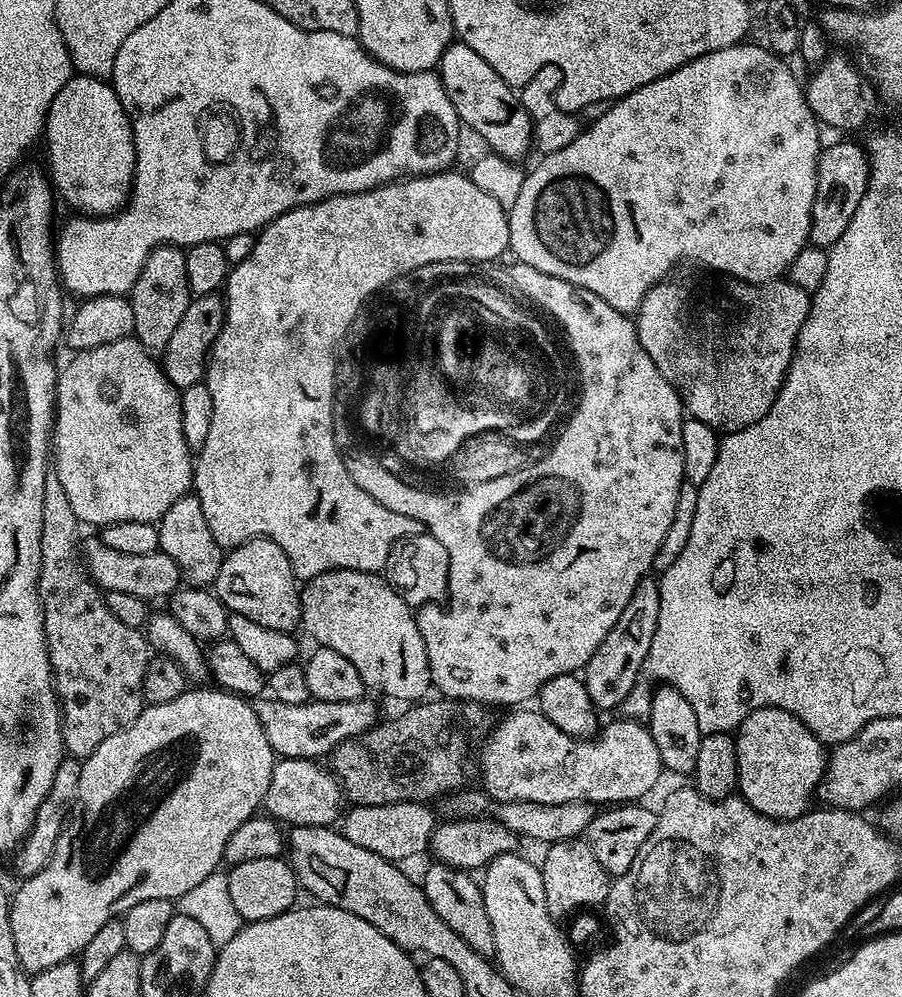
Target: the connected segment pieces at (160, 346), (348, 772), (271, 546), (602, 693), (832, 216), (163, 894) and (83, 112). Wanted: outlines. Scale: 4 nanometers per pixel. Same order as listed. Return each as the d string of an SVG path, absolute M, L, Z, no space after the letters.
M163 244L154 249L138 274L138 282L134 282L132 287L130 299L136 327L134 336L147 352L163 353L166 342L170 342L170 334L174 334L174 326L178 326L178 322L182 322L182 314L186 314L190 293L184 253L183 247L174 244Z
M433 698L425 699L423 702L417 703L415 706L408 706L404 713L401 714L397 720L388 720L385 722L377 723L375 728L371 728L369 732L364 733L363 736L355 740L347 740L342 742L338 747L333 749L330 755L327 757L326 764L330 769L333 776L335 776L337 782L340 783L340 789L343 790L345 797L353 805L361 804L362 806L386 806L387 804L401 804L407 800L413 802L432 802L432 799L443 798L448 795L449 792L455 792L463 789L464 784L464 767L468 764L468 751L472 748L472 739L483 737L485 734L492 731L494 727L494 719L487 707L482 704L475 704L473 700L450 700L447 698Z
M256 536L247 540L225 555L218 570L214 591L217 598L228 607L229 613L242 614L250 618L250 622L258 622L258 626L291 633L292 627L301 623L301 589L290 566L290 558L286 558L278 542L268 539L267 536Z
M645 578L634 586L626 610L622 610L618 622L602 638L602 646L594 650L590 662L582 669L582 679L590 702L598 710L616 708L636 686L636 679L644 672L644 663L650 654L650 642L654 642L654 630L658 630L658 610L660 609L660 585L655 579Z
M852 138L840 139L844 140L825 143L821 147L816 167L816 193L808 238L815 247L825 250L842 238L842 230L846 230L850 218L854 218L854 210L858 210L858 202L862 202L862 194L866 194L868 189L869 167L865 145L855 144Z
M204 686L189 687L182 694L178 694L174 702L148 704L129 728L123 728L118 734L106 738L106 742L98 745L89 756L83 757L78 778L78 794L72 801L70 815L65 819L64 829L61 830L58 842L50 854L50 862L46 862L46 866L38 870L38 874L21 879L20 889L13 891L10 896L10 907L6 915L10 918L14 950L18 950L20 966L25 972L35 974L50 970L50 966L58 966L58 962L79 957L86 942L90 942L90 938L98 934L101 926L123 917L124 913L130 910L130 906L138 906L138 902L150 902L150 898L179 901L180 896L221 867L230 834L234 834L234 830L238 830L242 822L261 811L264 795L270 786L270 774L278 757L272 751L270 742L266 742L266 730L262 730L262 722L258 722L256 709L245 697L226 692L219 686L200 687Z
M73 74L50 102L43 135L48 136L48 164L52 167L50 180L55 191L77 213L105 217L120 211L132 195L132 180L136 177L136 139L132 123L107 79L98 76Z

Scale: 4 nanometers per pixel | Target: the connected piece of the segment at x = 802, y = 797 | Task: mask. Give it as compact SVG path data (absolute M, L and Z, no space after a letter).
M781 708L754 710L740 723L740 727L735 729L734 739L738 758L738 792L746 803L758 810L758 814L766 814L775 820L793 820L813 807L812 796L814 800L820 781L824 779L826 748L802 721L794 718L794 714Z

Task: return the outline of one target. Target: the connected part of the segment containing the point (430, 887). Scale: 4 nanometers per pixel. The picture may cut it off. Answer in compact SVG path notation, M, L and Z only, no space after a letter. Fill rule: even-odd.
M439 862L432 865L424 872L422 887L430 906L434 906L434 914L454 930L475 952L486 958L496 955L494 946L494 929L490 926L490 917L486 915L486 902L482 898L482 890L477 877L472 872L464 872L454 866L446 866Z

